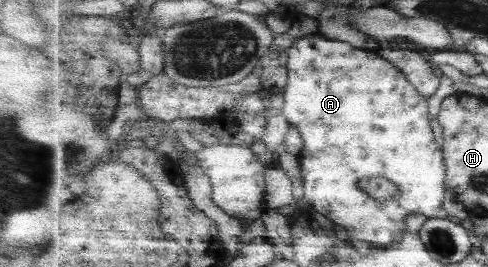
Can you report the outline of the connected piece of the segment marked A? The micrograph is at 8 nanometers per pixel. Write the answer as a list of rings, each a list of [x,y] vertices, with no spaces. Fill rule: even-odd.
[[[310,34],[306,36],[306,38],[301,38],[293,42],[285,51],[288,54],[286,65],[289,70],[289,77],[285,93],[283,94],[285,103],[281,109],[281,113],[288,119],[291,126],[299,128],[303,136],[304,146],[299,159],[303,168],[302,178],[305,188],[305,202],[307,202],[314,211],[324,215],[331,222],[338,224],[338,226],[342,226],[342,228],[347,231],[350,238],[369,243],[373,248],[378,246],[380,249],[394,246],[402,241],[402,237],[404,237],[406,233],[406,219],[409,217],[409,214],[423,214],[429,219],[448,218],[449,212],[443,207],[445,206],[445,200],[450,195],[447,194],[447,185],[445,184],[447,177],[445,154],[442,154],[443,147],[436,142],[436,138],[434,138],[434,134],[432,134],[429,98],[420,94],[417,88],[406,78],[406,75],[397,66],[394,66],[394,63],[391,63],[389,59],[381,58],[375,53],[375,50],[354,48],[354,46],[350,46],[347,42],[327,39],[319,34]],[[372,176],[384,176],[384,178],[391,180],[398,186],[399,193],[394,198],[385,200],[384,202],[374,199],[372,195],[361,186],[362,181],[366,180],[366,178],[372,178]]]

